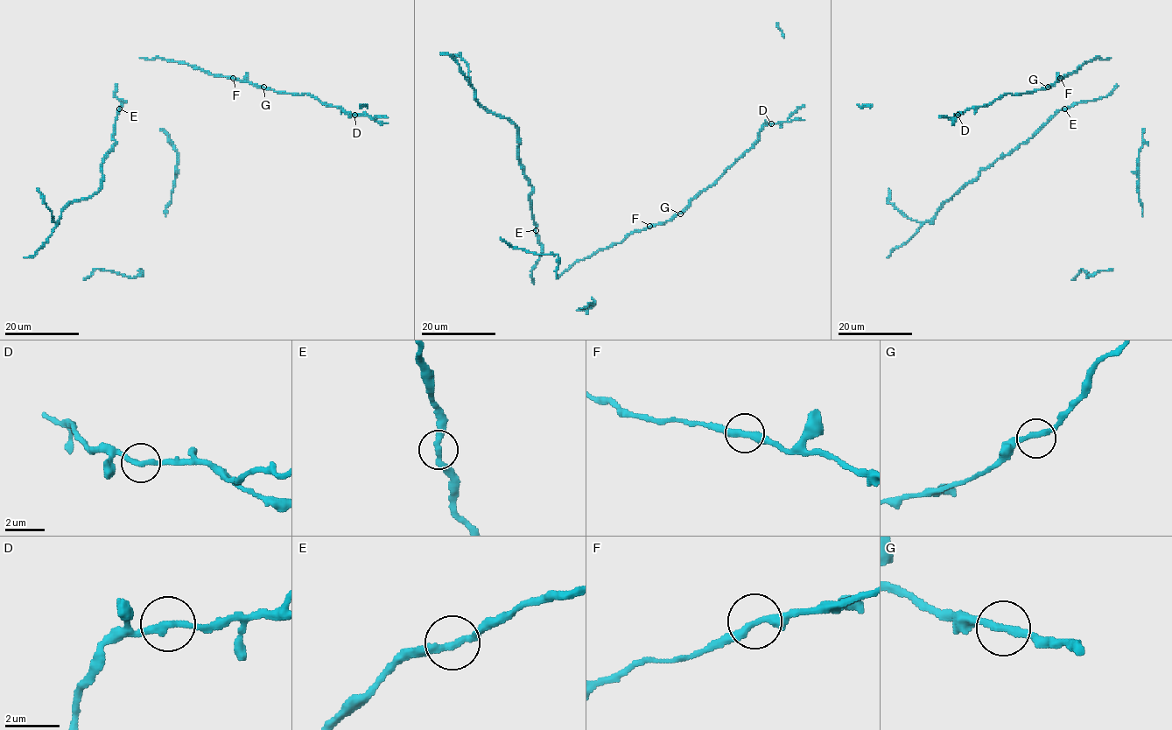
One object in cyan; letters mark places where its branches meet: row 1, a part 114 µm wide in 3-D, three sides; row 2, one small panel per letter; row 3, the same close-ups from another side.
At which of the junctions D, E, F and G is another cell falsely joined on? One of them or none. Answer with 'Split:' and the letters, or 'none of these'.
Split: none of these

